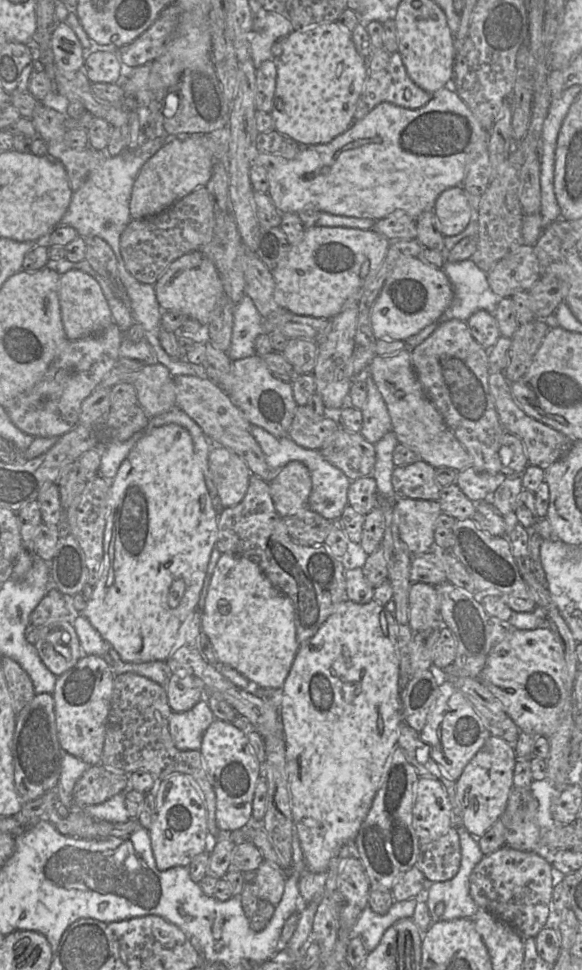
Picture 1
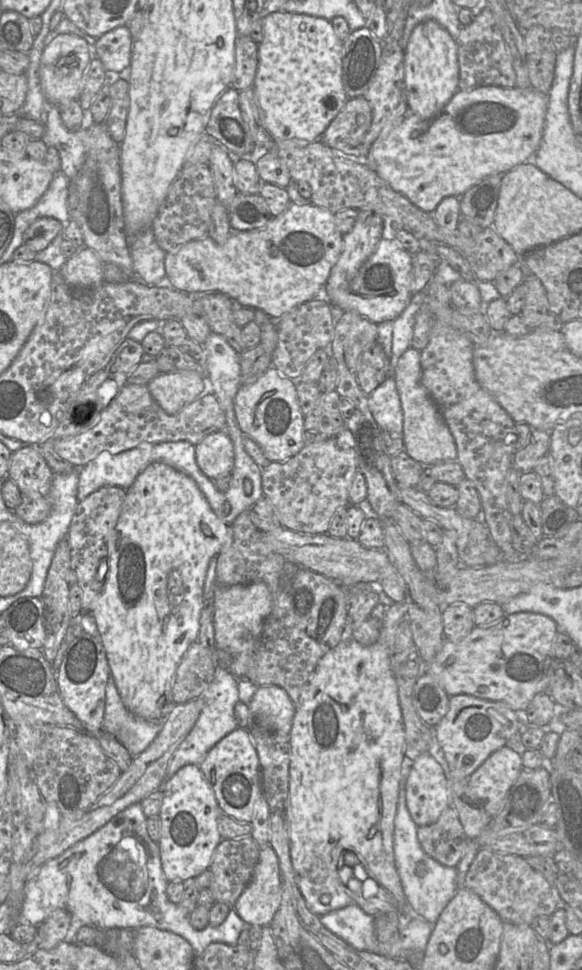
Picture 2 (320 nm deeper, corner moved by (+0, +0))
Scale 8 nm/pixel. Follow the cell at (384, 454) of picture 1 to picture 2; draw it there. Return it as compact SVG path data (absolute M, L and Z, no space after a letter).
M388 376L369 396L369 408L379 427L391 436L402 437L403 442L403 410L394 376Z

